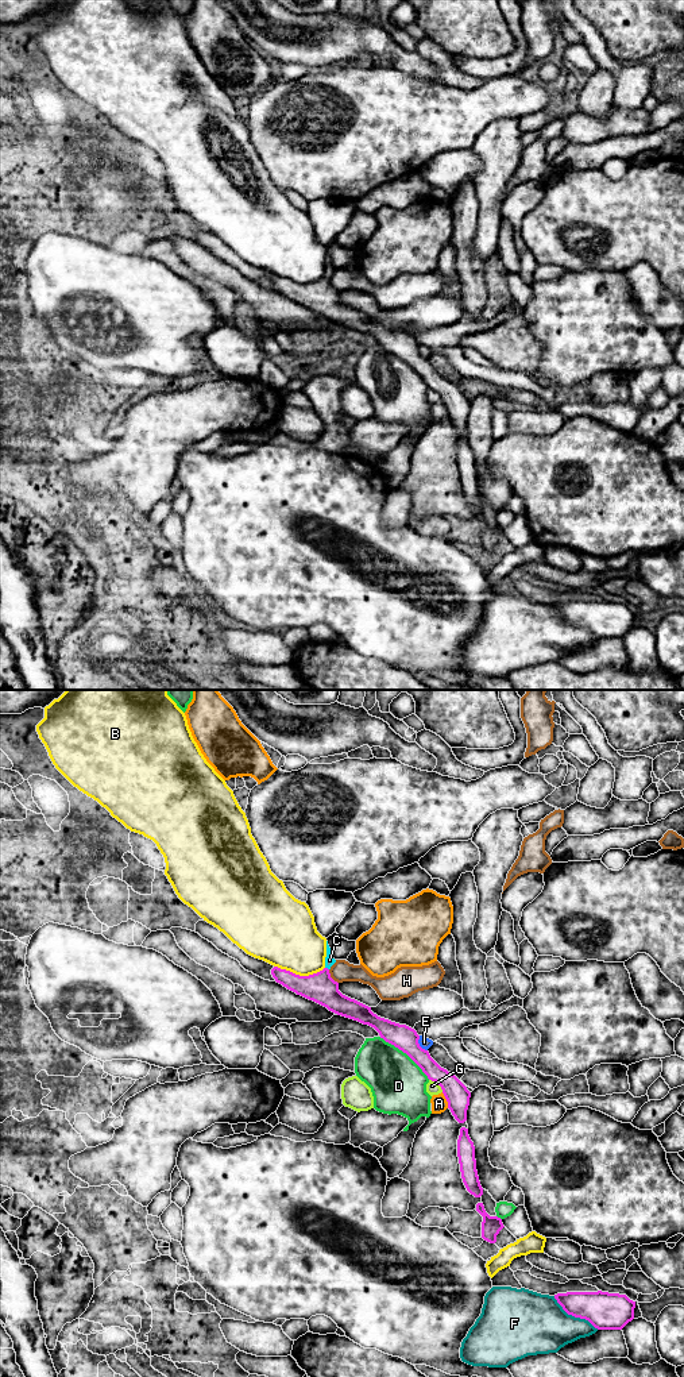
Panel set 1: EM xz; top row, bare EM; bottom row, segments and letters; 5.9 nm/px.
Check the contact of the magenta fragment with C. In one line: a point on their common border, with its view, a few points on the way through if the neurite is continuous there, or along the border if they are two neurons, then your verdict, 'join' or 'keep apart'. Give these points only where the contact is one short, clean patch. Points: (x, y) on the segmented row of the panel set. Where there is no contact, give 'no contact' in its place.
meets magenta in xz at (327, 968); runs through xz (320, 987), (327, 968), (329, 960); join

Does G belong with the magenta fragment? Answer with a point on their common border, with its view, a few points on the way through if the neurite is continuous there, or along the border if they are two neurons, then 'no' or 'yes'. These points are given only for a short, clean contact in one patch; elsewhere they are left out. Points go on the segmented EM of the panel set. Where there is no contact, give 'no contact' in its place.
meets magenta in xz at (437, 1083); border along xz (429, 1079), (443, 1091); no

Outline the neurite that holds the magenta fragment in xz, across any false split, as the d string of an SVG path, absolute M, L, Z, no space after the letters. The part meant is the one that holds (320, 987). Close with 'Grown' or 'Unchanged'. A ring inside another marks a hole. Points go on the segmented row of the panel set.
M326 941L325 968L309 976L300 976L290 971L274 967L271 975L277 983L287 990L313 1000L329 1011L374 1027L380 1038L406 1053L428 1076L436 1081L448 1102L448 1108L459 1123L467 1120L471 1092L451 1072L441 1068L418 1044L420 1035L406 1025L380 1018L371 1007L343 995L339 983L331 977L329 969L336 963Z. Grown

